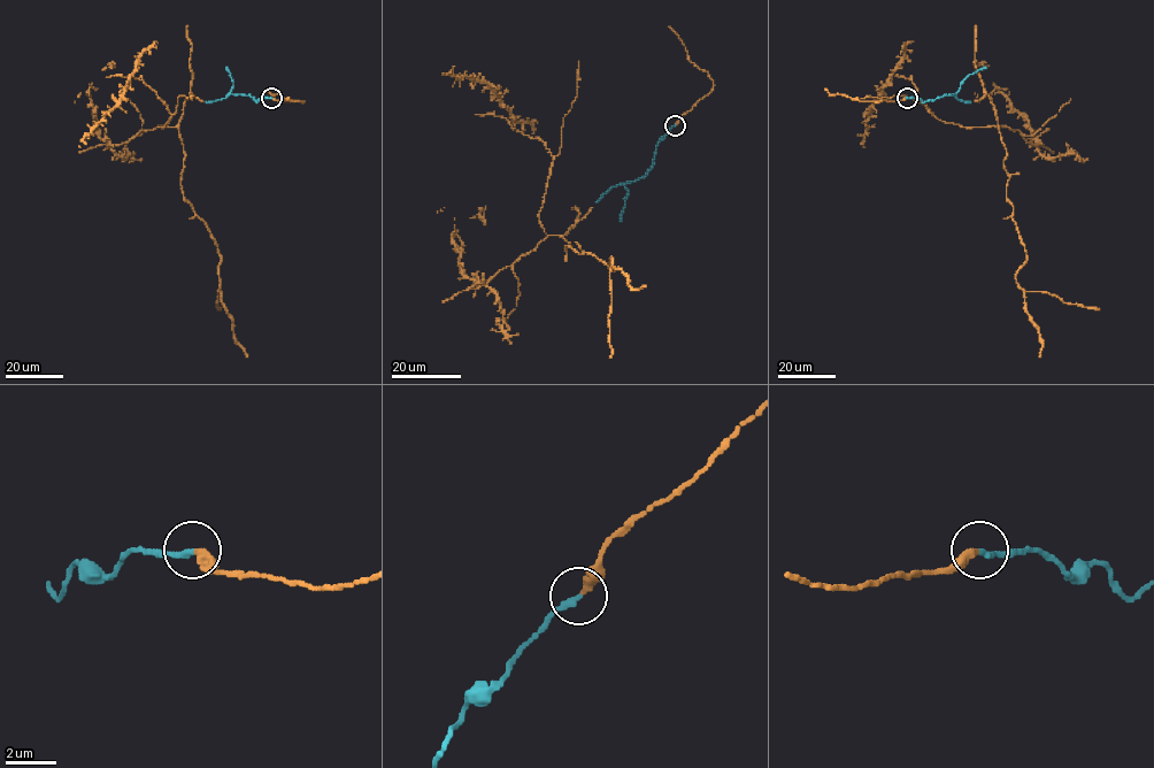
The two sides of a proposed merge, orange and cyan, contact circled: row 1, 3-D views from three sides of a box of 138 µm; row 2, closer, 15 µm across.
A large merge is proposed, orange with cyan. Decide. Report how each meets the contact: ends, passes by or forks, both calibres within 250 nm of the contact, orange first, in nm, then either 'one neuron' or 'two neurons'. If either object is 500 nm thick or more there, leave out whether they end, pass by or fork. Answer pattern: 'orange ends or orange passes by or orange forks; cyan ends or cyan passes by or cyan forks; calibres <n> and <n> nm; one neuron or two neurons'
orange ends; cyan ends; calibres 360 and 280 nm; one neuron

